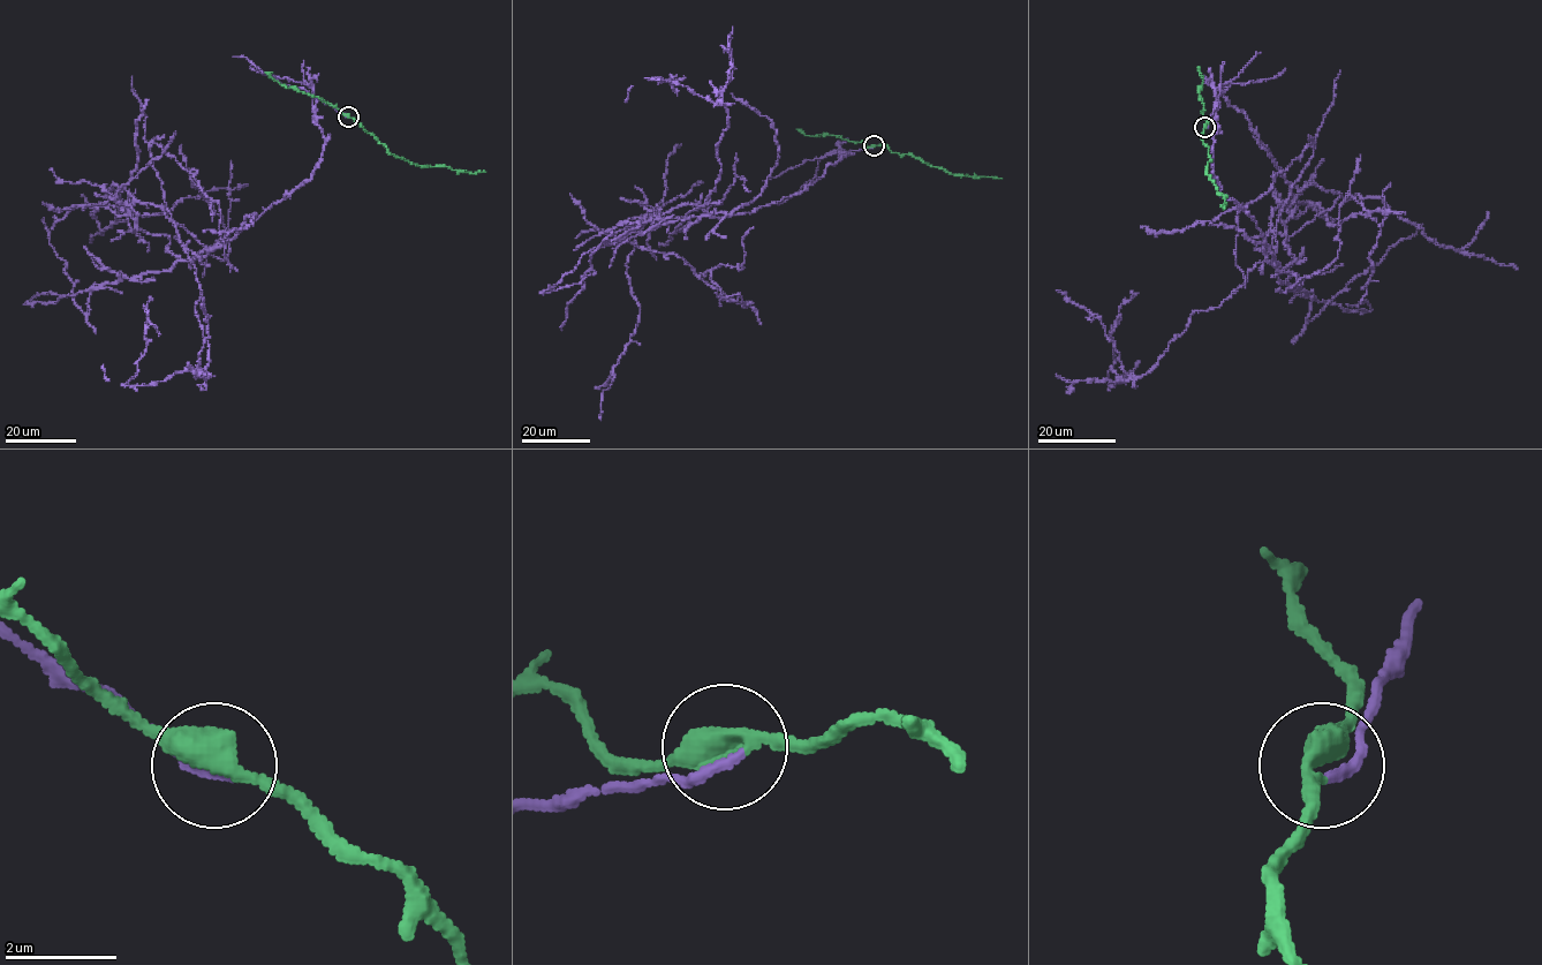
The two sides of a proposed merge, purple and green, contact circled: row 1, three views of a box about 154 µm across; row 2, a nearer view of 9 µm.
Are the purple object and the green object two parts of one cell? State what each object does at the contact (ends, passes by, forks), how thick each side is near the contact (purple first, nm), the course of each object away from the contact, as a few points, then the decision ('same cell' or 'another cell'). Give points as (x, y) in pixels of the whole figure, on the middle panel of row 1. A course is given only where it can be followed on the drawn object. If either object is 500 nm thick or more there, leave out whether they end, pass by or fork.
purple ends | green passes by | 200/440 nm | purple via (874, 146), (750, 212), (687, 203), (607, 232), (720, 289), (711, 270), (743, 268), (753, 227) | green via (874, 145), (886, 145), (890, 151), (919, 157), (952, 174), (1002, 179) | another cell

